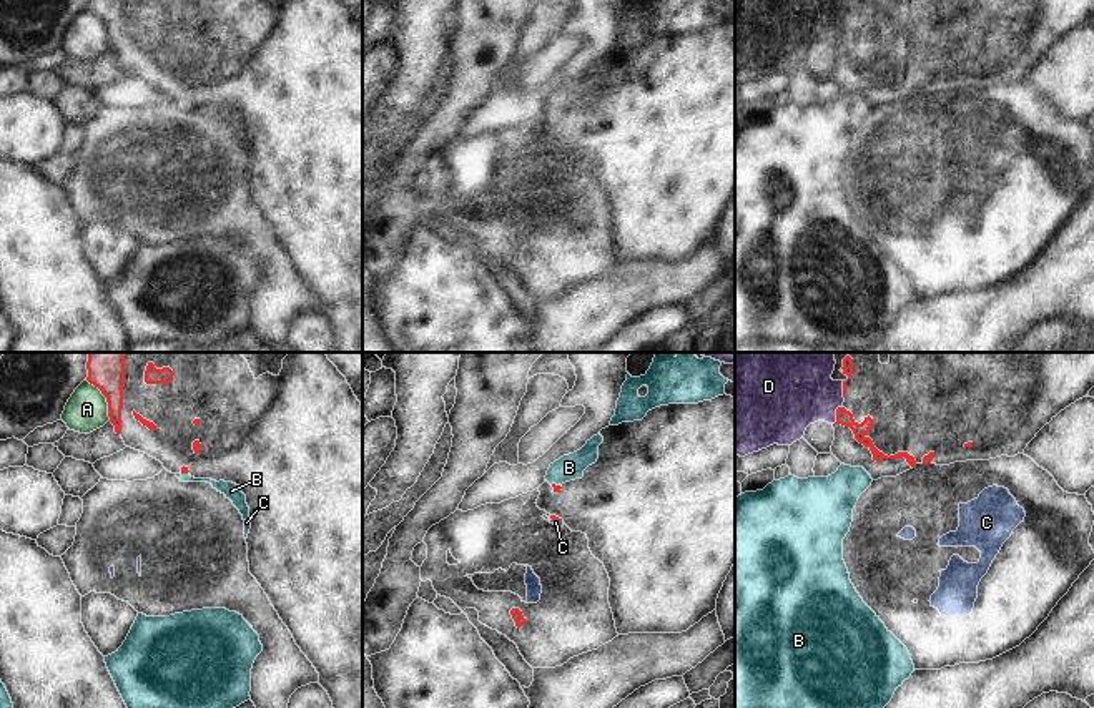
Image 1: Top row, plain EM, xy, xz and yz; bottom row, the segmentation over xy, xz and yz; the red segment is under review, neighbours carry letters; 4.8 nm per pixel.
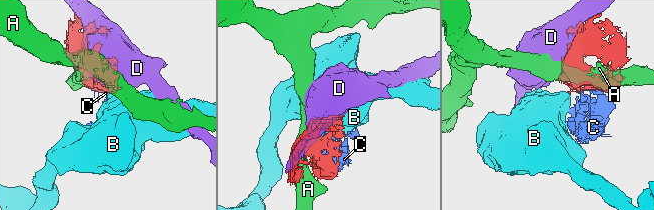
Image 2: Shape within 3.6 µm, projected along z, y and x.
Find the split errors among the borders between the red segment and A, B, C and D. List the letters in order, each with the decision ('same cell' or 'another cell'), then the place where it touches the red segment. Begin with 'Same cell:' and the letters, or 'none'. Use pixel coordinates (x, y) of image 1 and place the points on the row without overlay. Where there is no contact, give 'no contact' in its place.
Same cell: none
A: another cell | xy (107, 27)
B: another cell | xz (554, 112)
C: another cell | xz (557, 147)
D: another cell | yz (837, 42)

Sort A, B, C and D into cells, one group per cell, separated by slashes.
A / B / C / D

